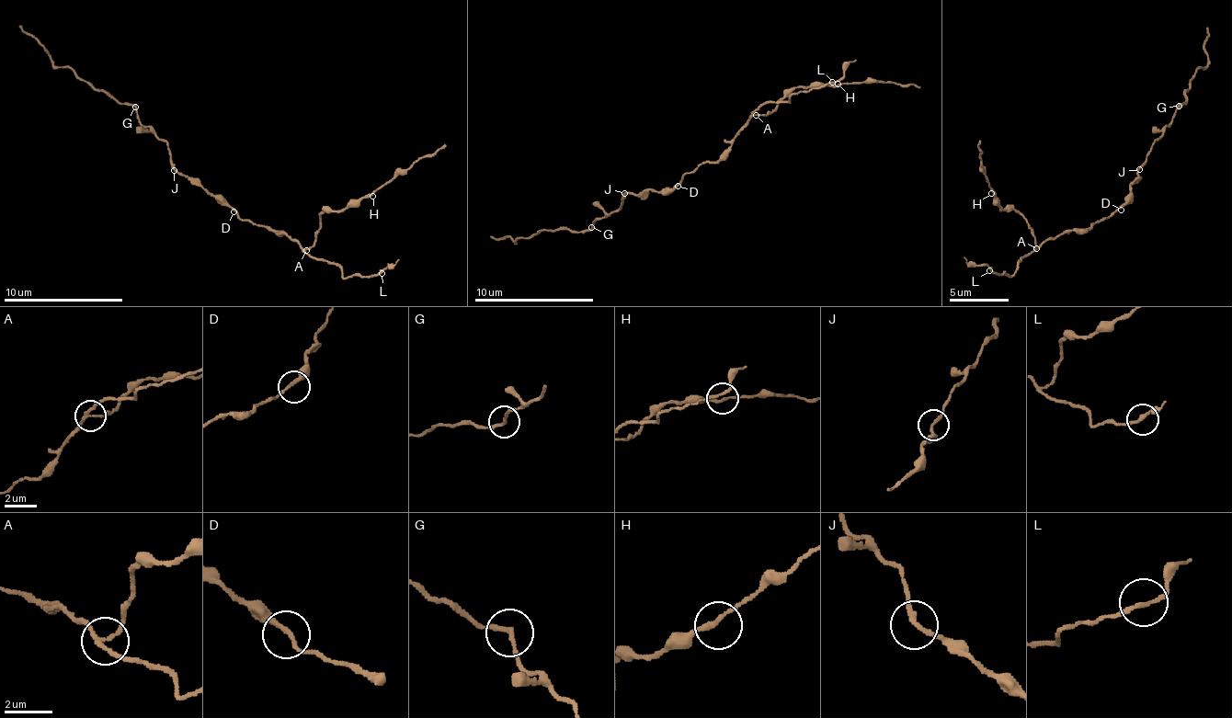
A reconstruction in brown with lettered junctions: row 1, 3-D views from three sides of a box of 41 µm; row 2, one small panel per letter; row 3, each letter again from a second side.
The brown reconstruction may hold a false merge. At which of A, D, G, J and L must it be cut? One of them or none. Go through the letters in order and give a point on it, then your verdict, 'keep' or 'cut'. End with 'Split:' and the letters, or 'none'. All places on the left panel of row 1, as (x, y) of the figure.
A: at (306, 250); cut
D: at (233, 211); keep
G: at (135, 107); keep
J: at (174, 170); keep
L: at (382, 273); keep
Split: A

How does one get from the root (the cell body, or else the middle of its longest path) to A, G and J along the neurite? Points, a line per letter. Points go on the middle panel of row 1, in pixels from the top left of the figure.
A: (678, 183), (685, 174), (693, 174), (701, 165), (718, 161), (729, 143), (755, 116)
G: (678, 183), (662, 192), (642, 189), (639, 193), (627, 193), (618, 209), (598, 219), (592, 228)
J: (678, 183), (662, 192), (642, 189), (639, 193), (624, 193)

